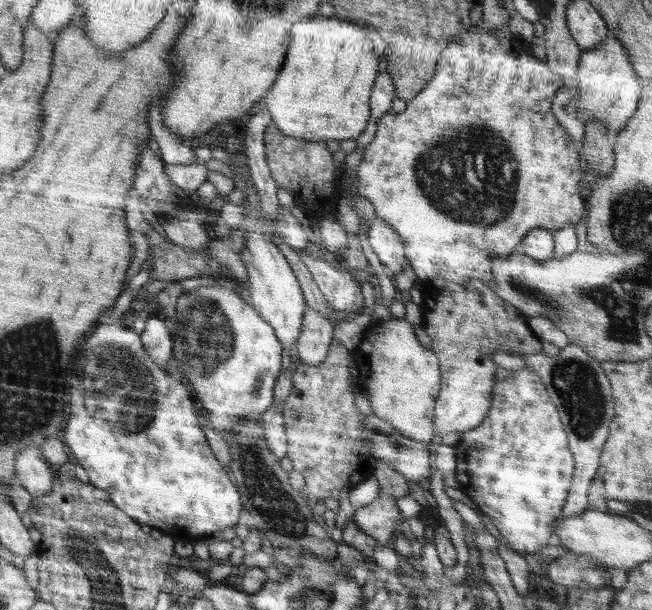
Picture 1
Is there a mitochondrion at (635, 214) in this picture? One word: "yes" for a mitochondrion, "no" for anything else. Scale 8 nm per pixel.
yes

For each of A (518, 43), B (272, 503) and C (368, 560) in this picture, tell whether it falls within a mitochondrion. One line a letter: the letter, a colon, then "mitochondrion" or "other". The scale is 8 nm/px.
A: other
B: mitochondrion
C: other

